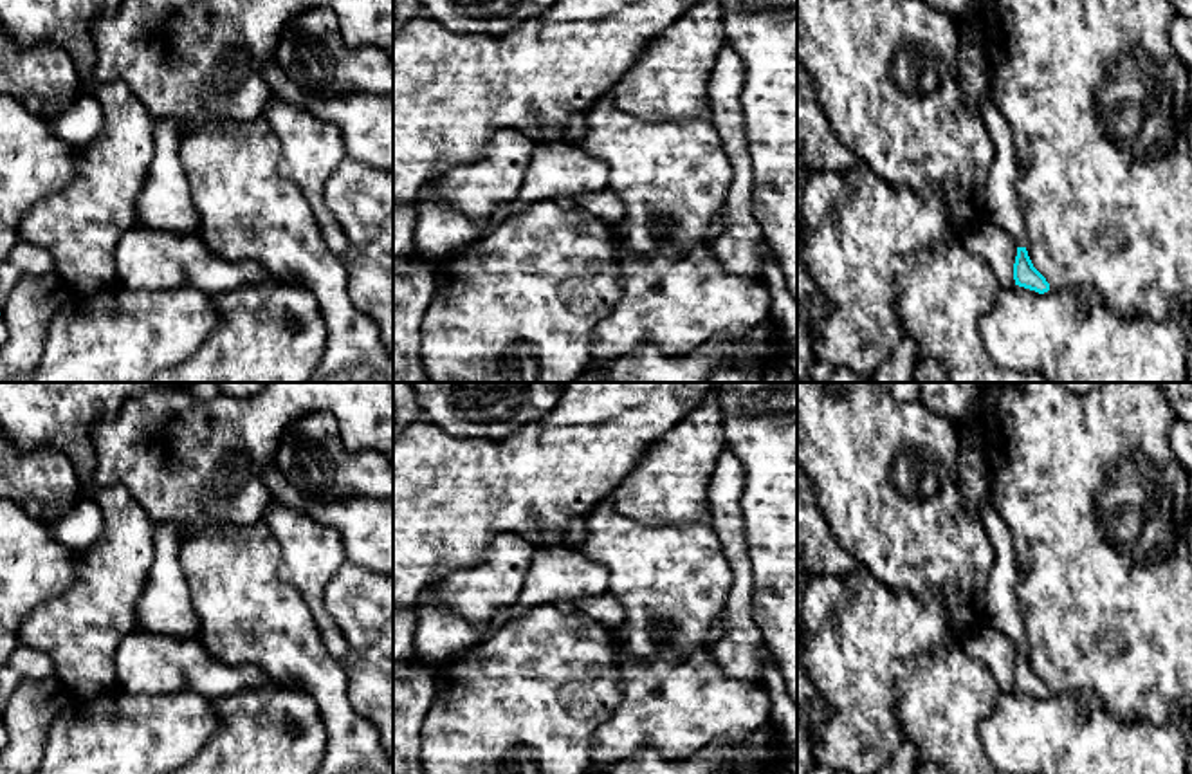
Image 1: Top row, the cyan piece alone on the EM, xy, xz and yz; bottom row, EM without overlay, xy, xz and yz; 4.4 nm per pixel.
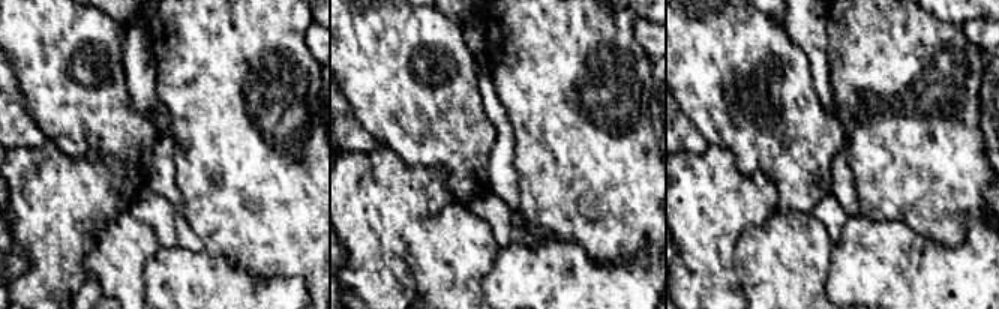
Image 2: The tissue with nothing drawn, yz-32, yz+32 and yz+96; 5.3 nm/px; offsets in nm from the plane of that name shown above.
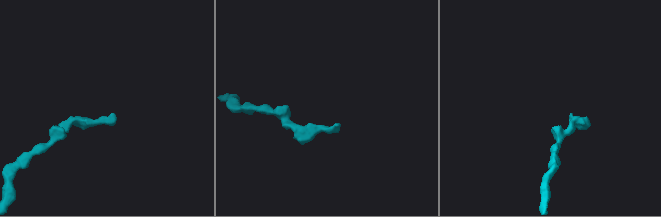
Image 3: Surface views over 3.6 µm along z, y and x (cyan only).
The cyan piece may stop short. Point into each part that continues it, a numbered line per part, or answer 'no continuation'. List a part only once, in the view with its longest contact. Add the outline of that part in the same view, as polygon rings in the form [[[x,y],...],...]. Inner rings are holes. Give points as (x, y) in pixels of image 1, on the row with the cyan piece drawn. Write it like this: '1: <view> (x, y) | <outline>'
1: yz (1003, 210) | [[[990,90],[981,106],[981,121],[995,146],[995,159],[988,171],[986,186],[986,218],[1006,231],[1017,247],[1024,247],[1026,229],[1017,195],[1017,152],[1010,124],[995,108]]]

